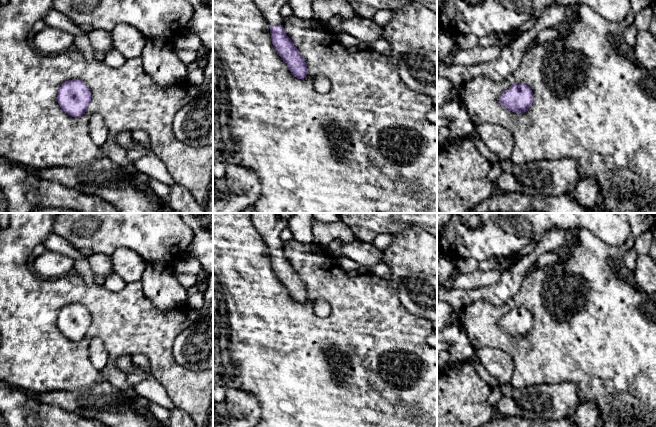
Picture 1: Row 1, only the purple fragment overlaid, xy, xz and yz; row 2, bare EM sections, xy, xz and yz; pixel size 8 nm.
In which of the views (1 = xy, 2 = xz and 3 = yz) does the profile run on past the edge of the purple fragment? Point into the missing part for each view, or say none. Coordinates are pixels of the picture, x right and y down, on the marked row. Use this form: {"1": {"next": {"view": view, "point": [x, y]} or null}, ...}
{"1": {"next": null}, "2": {"next": {"view": "xz", "point": [271, 9]}}, "3": {"next": null}}

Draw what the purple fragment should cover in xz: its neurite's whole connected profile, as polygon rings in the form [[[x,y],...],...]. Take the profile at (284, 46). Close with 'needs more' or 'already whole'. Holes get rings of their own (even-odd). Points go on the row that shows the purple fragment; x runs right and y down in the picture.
[[[253,0],[270,25],[272,44],[297,79],[307,76],[308,68],[299,50],[283,30],[282,7],[288,0]]] | needs more

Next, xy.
[[[72,79],[61,84],[56,100],[69,116],[81,117],[91,101],[91,91],[83,81]]] | already whole

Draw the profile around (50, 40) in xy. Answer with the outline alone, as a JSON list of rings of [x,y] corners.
[[[45,26],[31,36],[33,47],[45,55],[61,54],[73,49],[74,36],[60,29]]]

